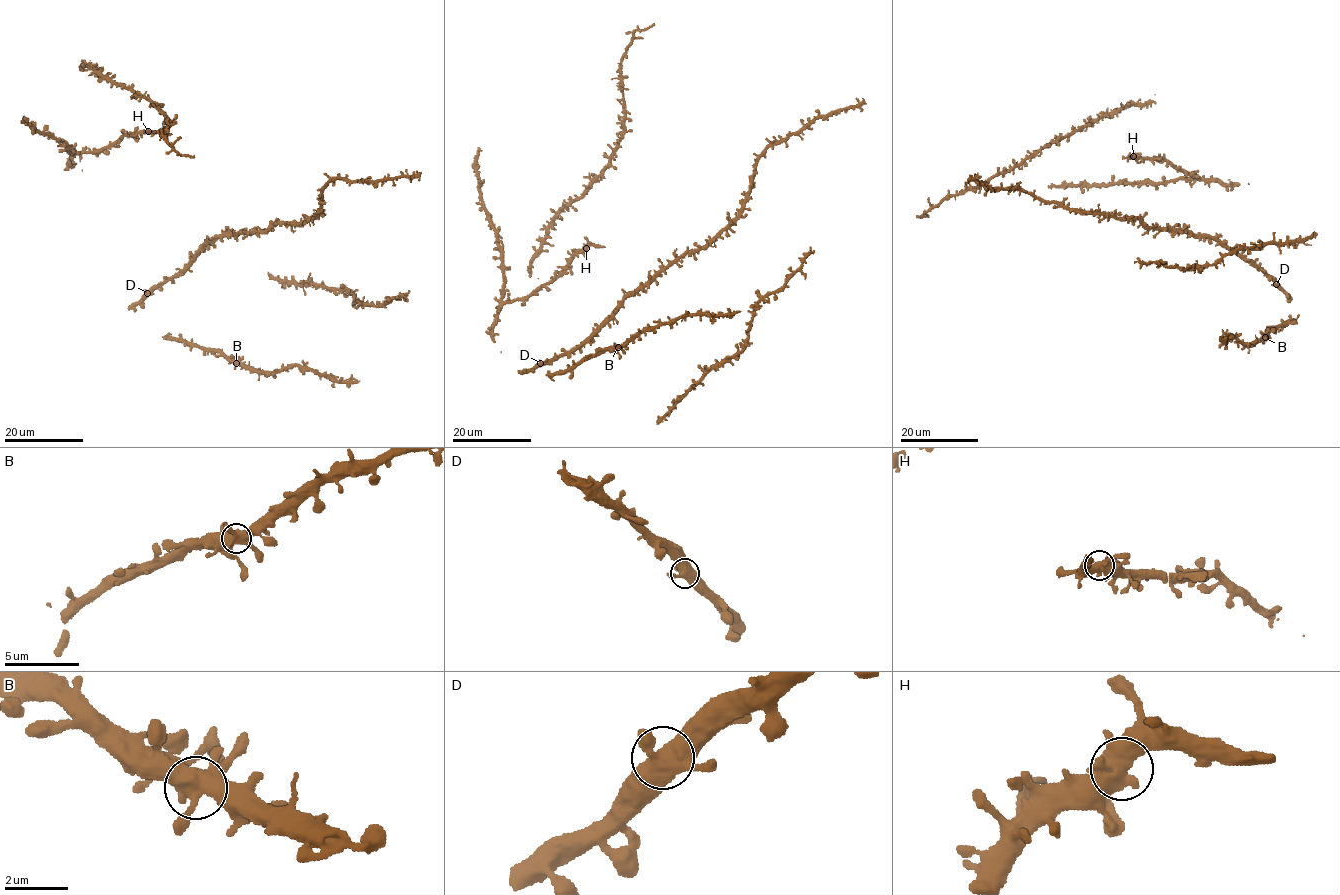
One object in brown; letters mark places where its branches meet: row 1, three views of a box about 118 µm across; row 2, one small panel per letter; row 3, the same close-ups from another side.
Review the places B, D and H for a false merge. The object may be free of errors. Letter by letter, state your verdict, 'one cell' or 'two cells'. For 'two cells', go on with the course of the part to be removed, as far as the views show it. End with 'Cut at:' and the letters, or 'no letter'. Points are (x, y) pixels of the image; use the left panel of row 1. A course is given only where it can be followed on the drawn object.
B: one cell
D: one cell
H: one cell
Cut at: no letter

